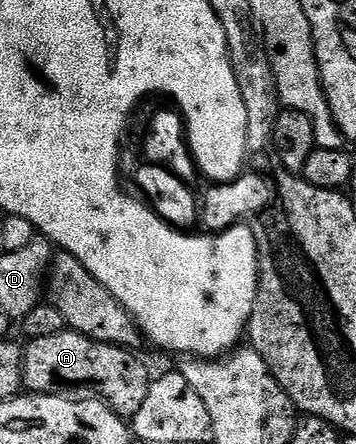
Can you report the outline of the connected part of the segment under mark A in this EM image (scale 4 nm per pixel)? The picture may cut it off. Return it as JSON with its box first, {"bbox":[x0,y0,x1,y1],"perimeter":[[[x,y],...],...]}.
{"bbox":[23,329,154,420],"perimeter":[[[64,329],[62,332],[54,332],[54,336],[42,336],[41,338],[31,339],[24,346],[24,385],[23,389],[25,391],[31,392],[33,394],[55,394],[57,392],[91,392],[93,395],[99,396],[104,399],[105,402],[111,406],[113,412],[118,415],[118,417],[123,418],[125,420],[131,420],[131,418],[136,415],[138,412],[138,408],[142,408],[142,403],[146,400],[146,396],[150,392],[150,388],[152,387],[154,381],[154,374],[151,374],[148,371],[148,366],[143,362],[142,359],[136,355],[136,352],[133,352],[131,349],[125,348],[123,346],[115,346],[114,344],[110,344],[109,342],[99,342],[98,340],[94,340],[90,336],[86,336],[85,334],[79,334],[77,330],[69,330]]]}

